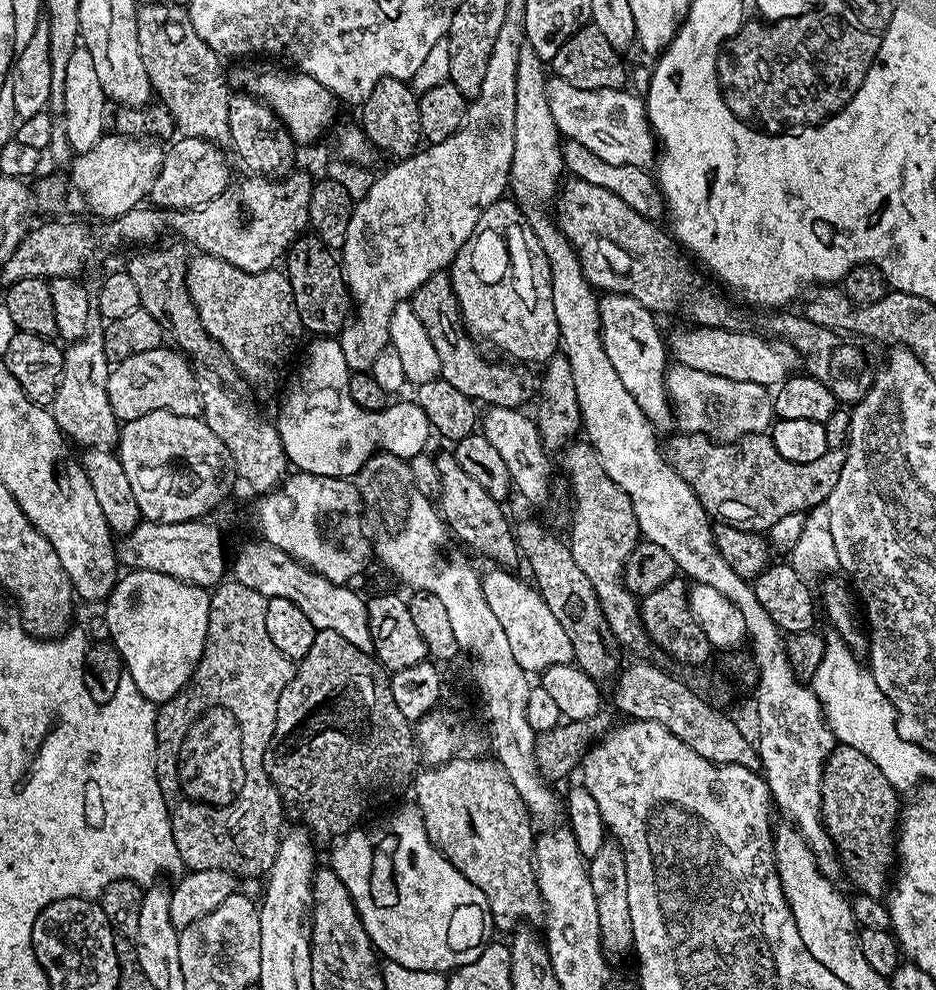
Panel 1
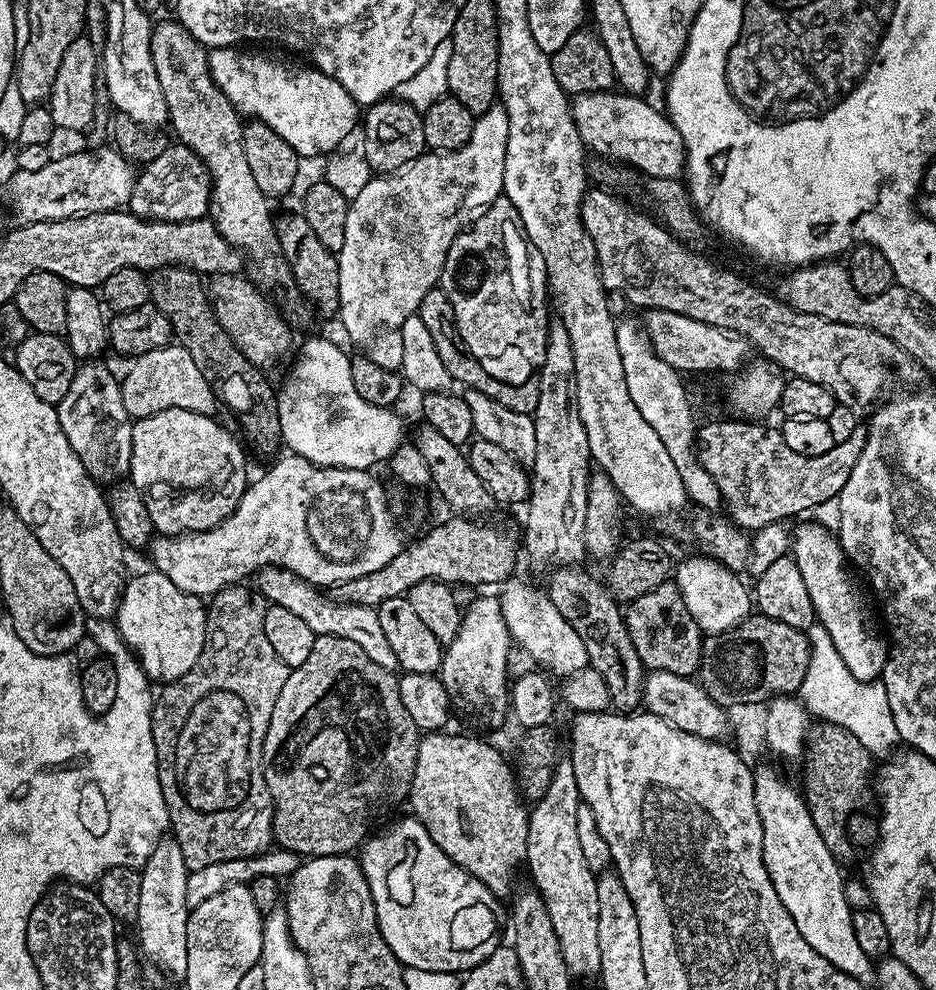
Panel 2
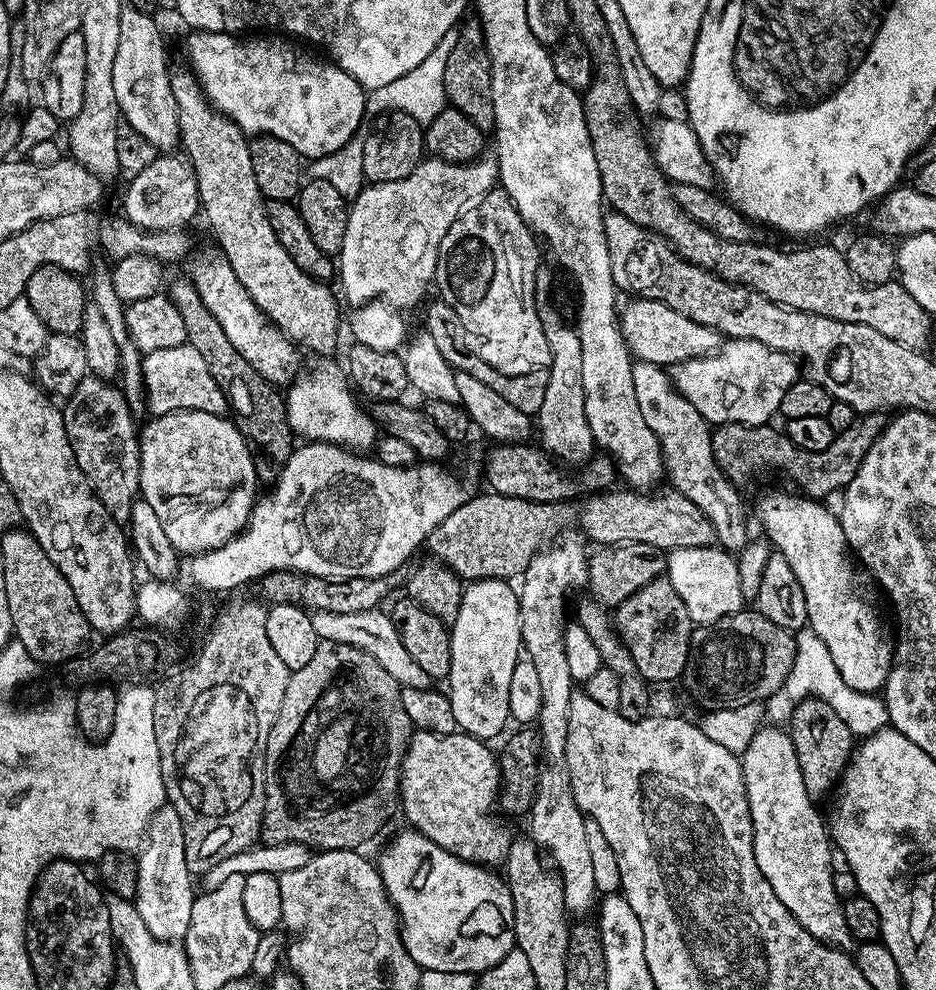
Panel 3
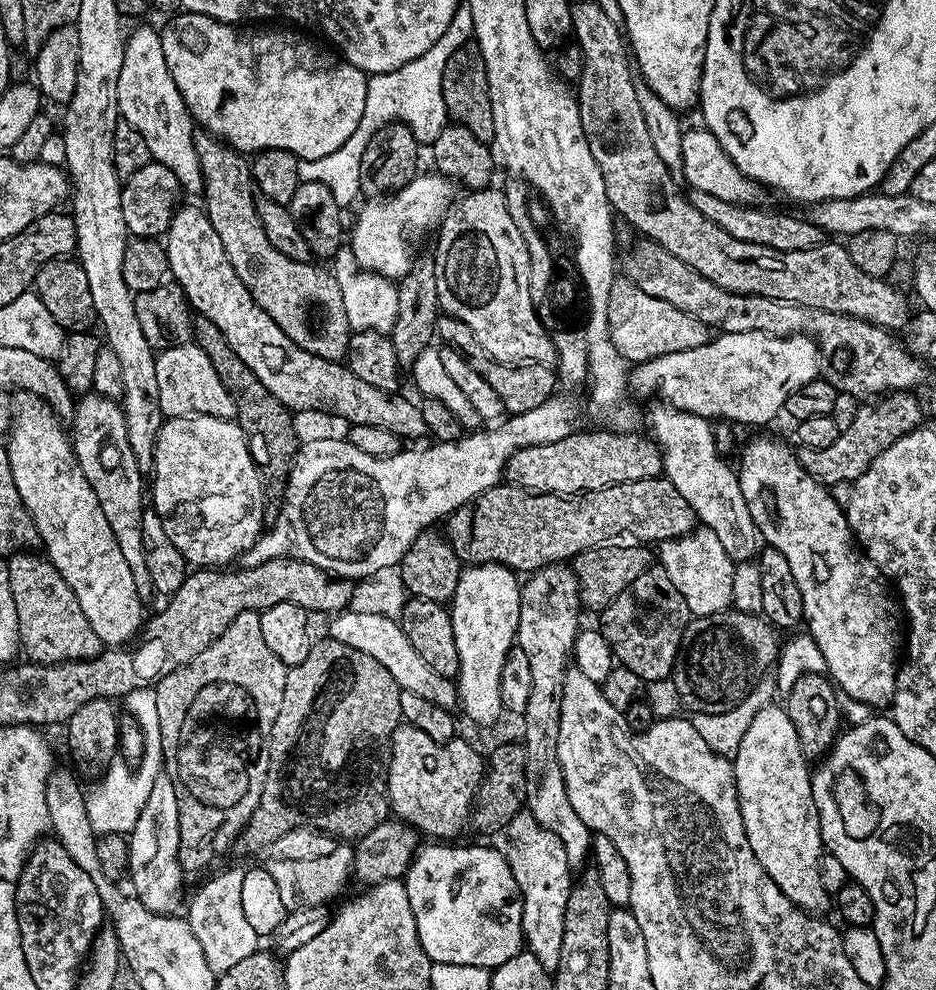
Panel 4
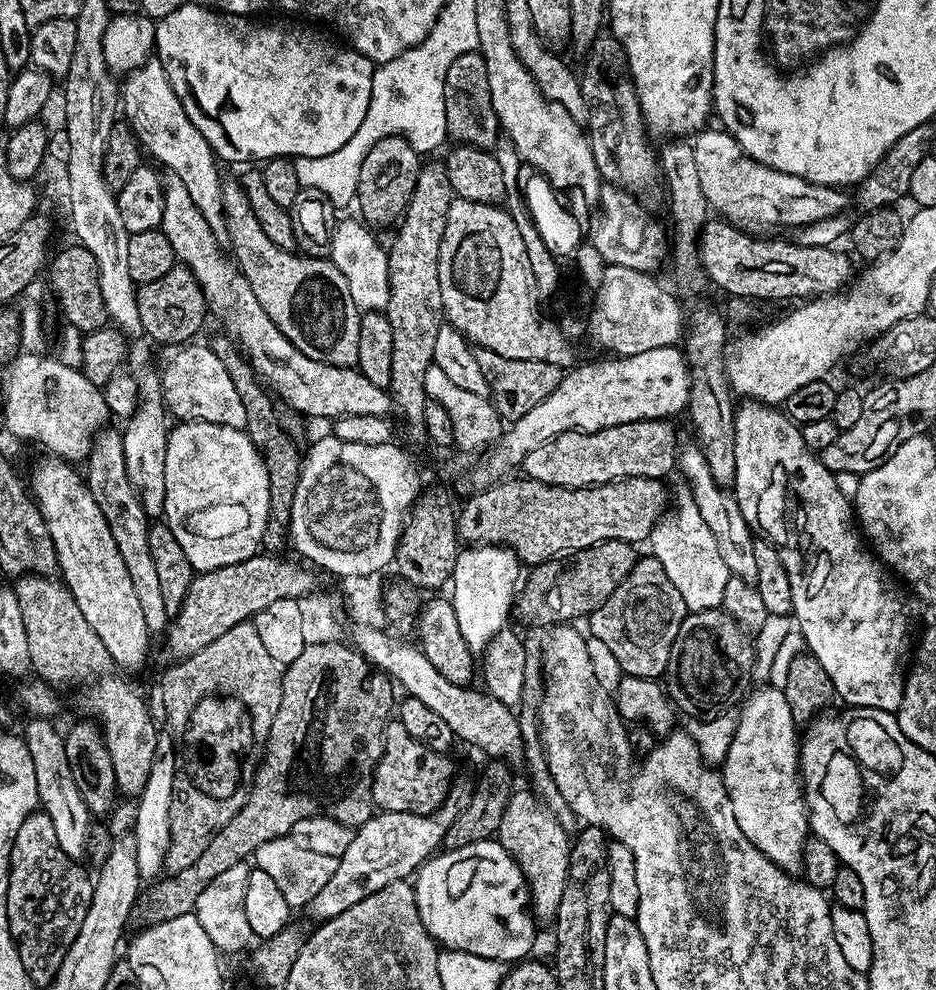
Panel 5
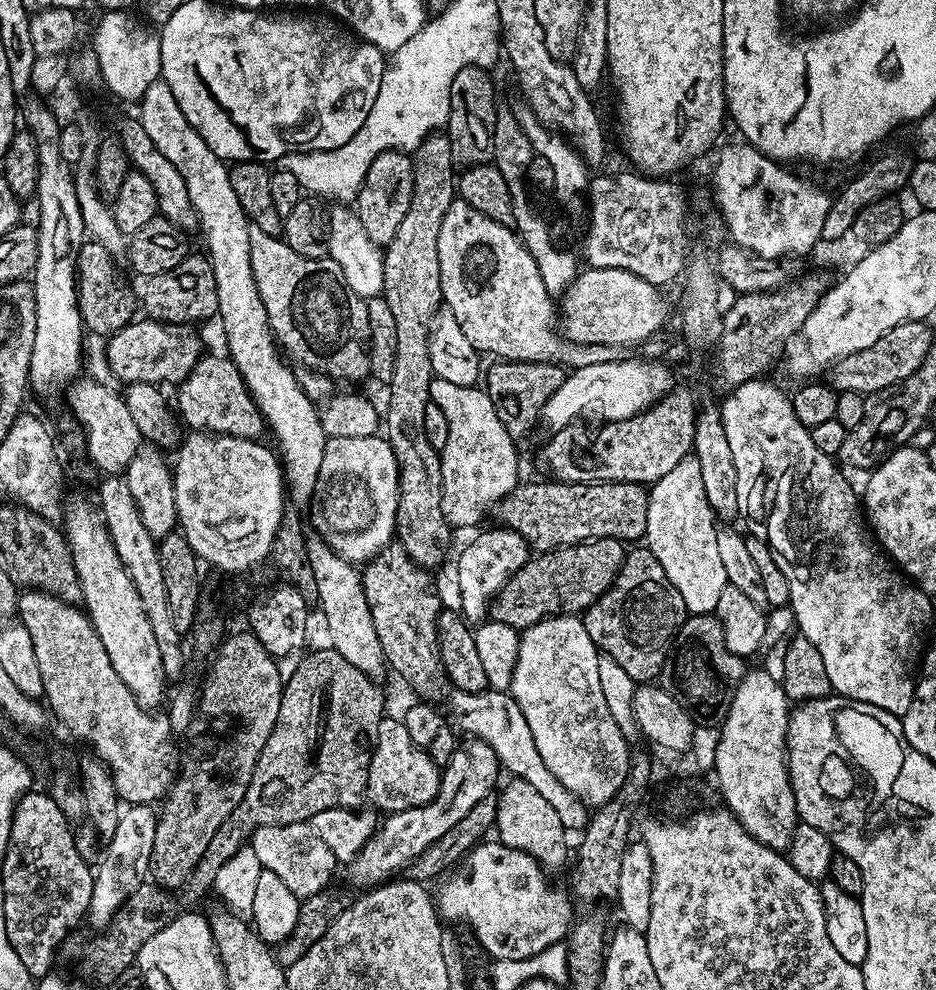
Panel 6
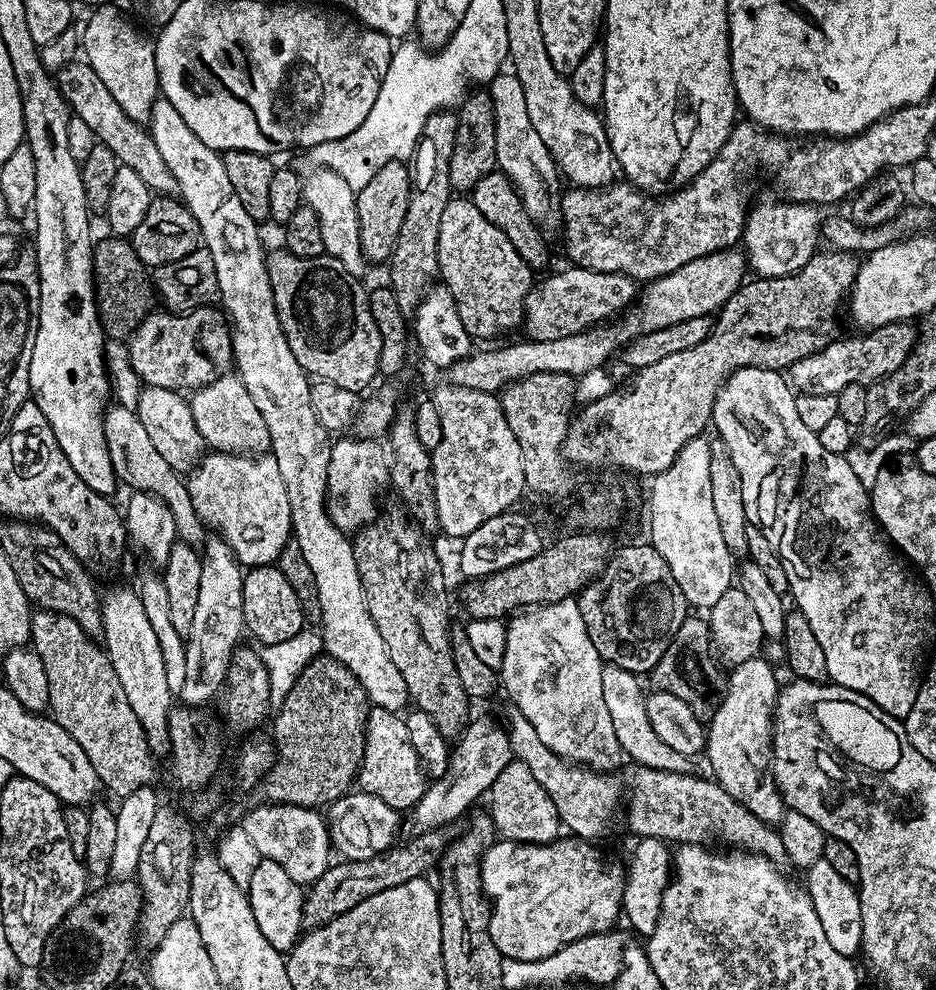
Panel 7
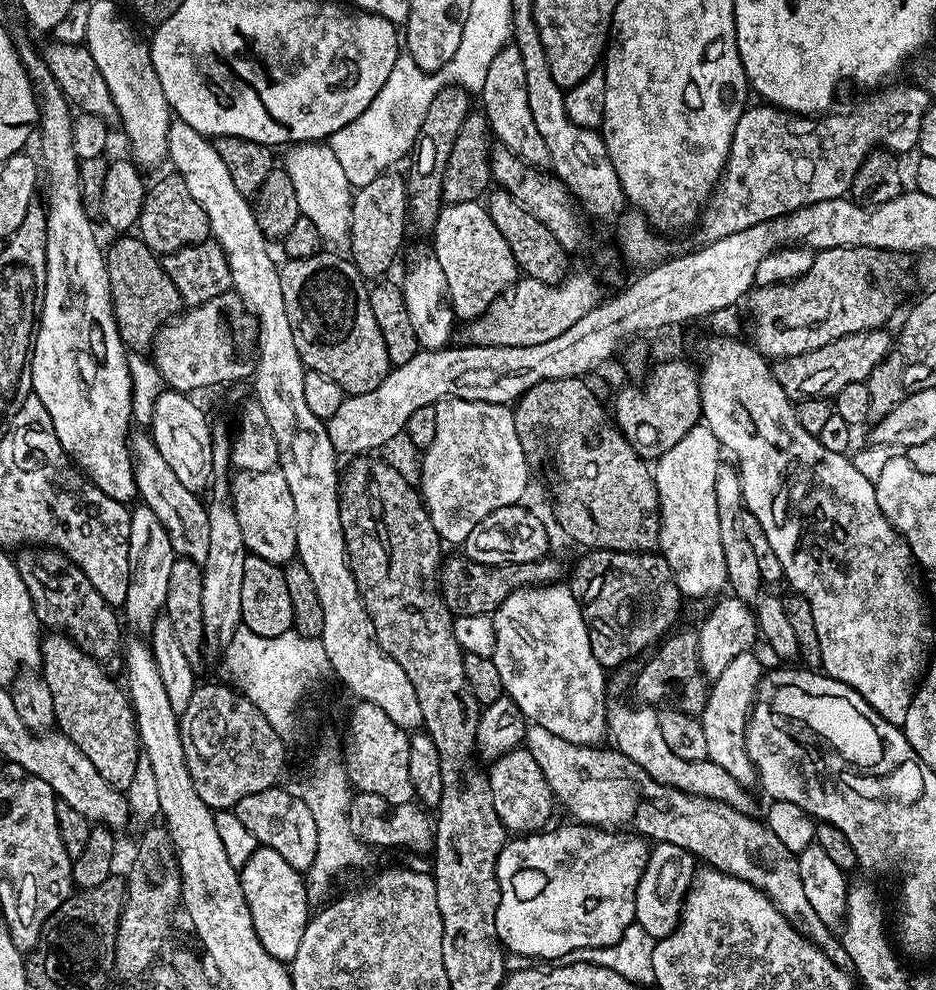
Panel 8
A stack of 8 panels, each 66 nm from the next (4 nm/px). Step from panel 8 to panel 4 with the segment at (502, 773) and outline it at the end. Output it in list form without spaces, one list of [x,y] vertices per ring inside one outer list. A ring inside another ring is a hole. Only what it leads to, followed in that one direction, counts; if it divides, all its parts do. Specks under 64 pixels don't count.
[[[525,810],[508,823],[506,837],[508,845],[503,845],[504,857],[508,859],[510,874],[518,882],[522,898],[522,930],[527,951],[542,962],[549,974],[555,973],[562,958],[562,930],[566,918],[566,902],[572,893],[574,870],[568,864],[566,850],[558,842],[556,834],[550,834],[531,812]]]

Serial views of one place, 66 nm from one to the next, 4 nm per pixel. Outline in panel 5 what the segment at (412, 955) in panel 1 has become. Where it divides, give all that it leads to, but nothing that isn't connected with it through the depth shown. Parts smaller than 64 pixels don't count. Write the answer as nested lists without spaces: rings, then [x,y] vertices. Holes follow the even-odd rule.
[[[499,839],[474,842],[470,846],[444,850],[433,855],[415,873],[414,887],[418,914],[441,949],[478,954],[478,958],[501,962],[520,962],[531,953],[528,951],[536,940],[538,924],[526,911],[530,904],[528,883],[518,862],[500,845]]]

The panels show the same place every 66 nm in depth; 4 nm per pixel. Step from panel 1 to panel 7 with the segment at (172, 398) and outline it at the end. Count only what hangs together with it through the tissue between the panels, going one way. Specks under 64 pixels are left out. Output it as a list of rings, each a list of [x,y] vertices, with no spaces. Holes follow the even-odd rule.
[[[239,375],[217,376],[214,382],[195,389],[191,393],[190,403],[198,432],[209,449],[233,454],[264,454],[271,449],[270,429],[258,406],[254,406],[254,398],[250,398],[250,390],[246,390]]]

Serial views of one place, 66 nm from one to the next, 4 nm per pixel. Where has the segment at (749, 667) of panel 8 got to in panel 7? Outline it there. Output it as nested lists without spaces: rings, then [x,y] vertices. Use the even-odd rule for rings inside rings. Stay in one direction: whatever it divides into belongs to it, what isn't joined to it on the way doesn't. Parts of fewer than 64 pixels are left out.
[[[755,656],[746,662],[735,665],[727,673],[728,685],[724,691],[722,702],[716,705],[714,718],[706,724],[706,757],[708,764],[712,767],[711,775],[716,783],[721,784],[754,818],[760,818],[762,822],[771,826],[779,825],[780,819],[784,817],[786,805],[782,794],[778,790],[776,781],[772,779],[770,771],[772,766],[772,712],[776,708],[776,672],[769,661]]]

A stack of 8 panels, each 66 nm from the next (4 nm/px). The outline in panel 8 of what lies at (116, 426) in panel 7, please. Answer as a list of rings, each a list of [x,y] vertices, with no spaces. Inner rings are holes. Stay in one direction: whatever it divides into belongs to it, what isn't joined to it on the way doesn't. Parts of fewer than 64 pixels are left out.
[[[147,431],[131,433],[130,451],[136,470],[136,491],[143,507],[158,514],[162,526],[166,526],[166,534],[170,534],[170,546],[174,546],[177,557],[203,566],[210,551],[210,518],[205,501],[200,501],[201,497],[197,493],[182,486],[174,470],[170,470],[166,458],[158,454],[158,446]]]

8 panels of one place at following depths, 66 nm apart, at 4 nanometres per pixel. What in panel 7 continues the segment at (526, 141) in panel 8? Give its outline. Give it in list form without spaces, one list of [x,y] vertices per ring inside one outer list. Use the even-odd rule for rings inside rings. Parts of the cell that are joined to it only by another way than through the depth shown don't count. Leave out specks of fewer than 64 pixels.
[[[511,70],[501,71],[499,76],[487,85],[488,97],[494,106],[494,130],[496,131],[496,168],[510,178],[512,187],[520,195],[533,223],[541,229],[557,227],[558,212],[554,207],[552,187],[561,183],[562,177],[556,161],[546,150],[546,142],[538,138],[526,110],[526,98],[522,94],[522,82],[518,82],[516,73]]]

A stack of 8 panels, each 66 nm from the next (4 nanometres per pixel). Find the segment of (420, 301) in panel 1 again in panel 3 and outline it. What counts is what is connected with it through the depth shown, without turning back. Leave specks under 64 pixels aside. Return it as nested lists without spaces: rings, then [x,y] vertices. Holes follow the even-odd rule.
[[[439,298],[433,300],[433,304],[424,312],[422,328],[423,331],[430,334],[430,338],[434,338],[434,343],[438,345],[442,358],[446,358],[449,366],[456,372],[465,372],[471,376],[476,376],[478,382],[486,382],[486,386],[490,386],[490,390],[498,390],[498,394],[502,394],[502,398],[506,398],[506,402],[510,402],[510,406],[529,414],[536,414],[545,397],[547,371],[539,368],[530,374],[507,376],[498,370],[494,370],[486,362],[482,362],[480,355],[474,351],[466,326],[462,326],[458,314],[454,314],[454,310],[450,310],[450,306],[445,300]]]

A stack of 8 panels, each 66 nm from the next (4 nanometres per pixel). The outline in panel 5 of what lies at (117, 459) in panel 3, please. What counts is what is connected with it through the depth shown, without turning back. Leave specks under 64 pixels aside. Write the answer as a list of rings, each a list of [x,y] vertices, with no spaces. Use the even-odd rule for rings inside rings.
[[[108,431],[97,432],[90,445],[86,456],[86,483],[90,494],[94,494],[94,502],[98,502],[98,510],[102,510],[102,518],[106,518],[106,526],[110,526],[110,534],[114,534],[114,543],[122,554],[122,562],[126,562],[126,571],[130,573],[130,583],[134,586],[138,603],[142,605],[149,633],[163,633],[169,626],[170,618],[162,599],[158,570],[154,567],[154,558],[150,558],[150,517],[144,513],[142,502],[128,477],[123,435],[119,431]]]

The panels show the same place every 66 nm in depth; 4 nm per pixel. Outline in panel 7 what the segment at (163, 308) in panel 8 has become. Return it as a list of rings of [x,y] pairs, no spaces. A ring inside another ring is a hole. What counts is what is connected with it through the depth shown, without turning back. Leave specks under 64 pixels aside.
[[[109,235],[108,240],[97,239],[92,249],[92,278],[96,282],[96,308],[100,312],[100,324],[104,328],[105,337],[121,342],[127,341],[135,332],[137,326],[153,311],[152,296],[154,300],[154,284],[150,279],[149,269],[138,258],[127,239]]]

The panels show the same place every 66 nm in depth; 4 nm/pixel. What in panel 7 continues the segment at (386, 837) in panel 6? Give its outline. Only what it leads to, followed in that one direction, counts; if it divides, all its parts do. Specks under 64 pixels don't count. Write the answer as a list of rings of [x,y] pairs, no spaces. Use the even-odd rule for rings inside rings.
[[[473,719],[455,741],[447,770],[425,787],[424,797],[409,811],[408,834],[411,837],[420,836],[431,829],[447,827],[459,821],[460,816],[483,792],[484,795],[491,793],[494,778],[506,770],[513,758],[512,743],[503,723]]]

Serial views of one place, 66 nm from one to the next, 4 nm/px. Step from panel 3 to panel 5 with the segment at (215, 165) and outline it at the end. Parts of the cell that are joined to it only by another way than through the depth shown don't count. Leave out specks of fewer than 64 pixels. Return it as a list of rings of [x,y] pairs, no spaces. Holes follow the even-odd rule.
[[[243,183],[224,184],[224,210],[228,226],[227,239],[232,240],[230,250],[234,255],[234,264],[240,275],[246,278],[250,290],[254,290],[254,298],[258,298],[262,310],[266,310],[274,326],[278,326],[278,330],[286,334],[286,338],[290,338],[290,342],[298,350],[302,350],[306,358],[314,358],[314,362],[326,362],[330,366],[356,368],[362,313],[357,308],[354,298],[350,298],[350,286],[346,286],[342,270],[338,270],[338,266],[334,266],[331,259],[287,252],[274,246],[274,242],[266,238],[262,226],[258,226],[254,210],[250,210]]]

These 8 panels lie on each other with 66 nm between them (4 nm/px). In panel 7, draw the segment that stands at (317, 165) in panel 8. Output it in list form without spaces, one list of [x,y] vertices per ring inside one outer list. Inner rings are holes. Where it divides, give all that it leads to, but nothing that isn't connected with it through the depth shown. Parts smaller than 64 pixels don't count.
[[[317,168],[309,171],[303,177],[304,199],[303,203],[318,214],[318,226],[322,229],[322,242],[324,251],[333,256],[350,274],[363,277],[366,261],[362,254],[362,242],[358,234],[358,206],[356,205],[356,192],[350,186],[346,186],[346,180],[334,174],[329,168]]]

